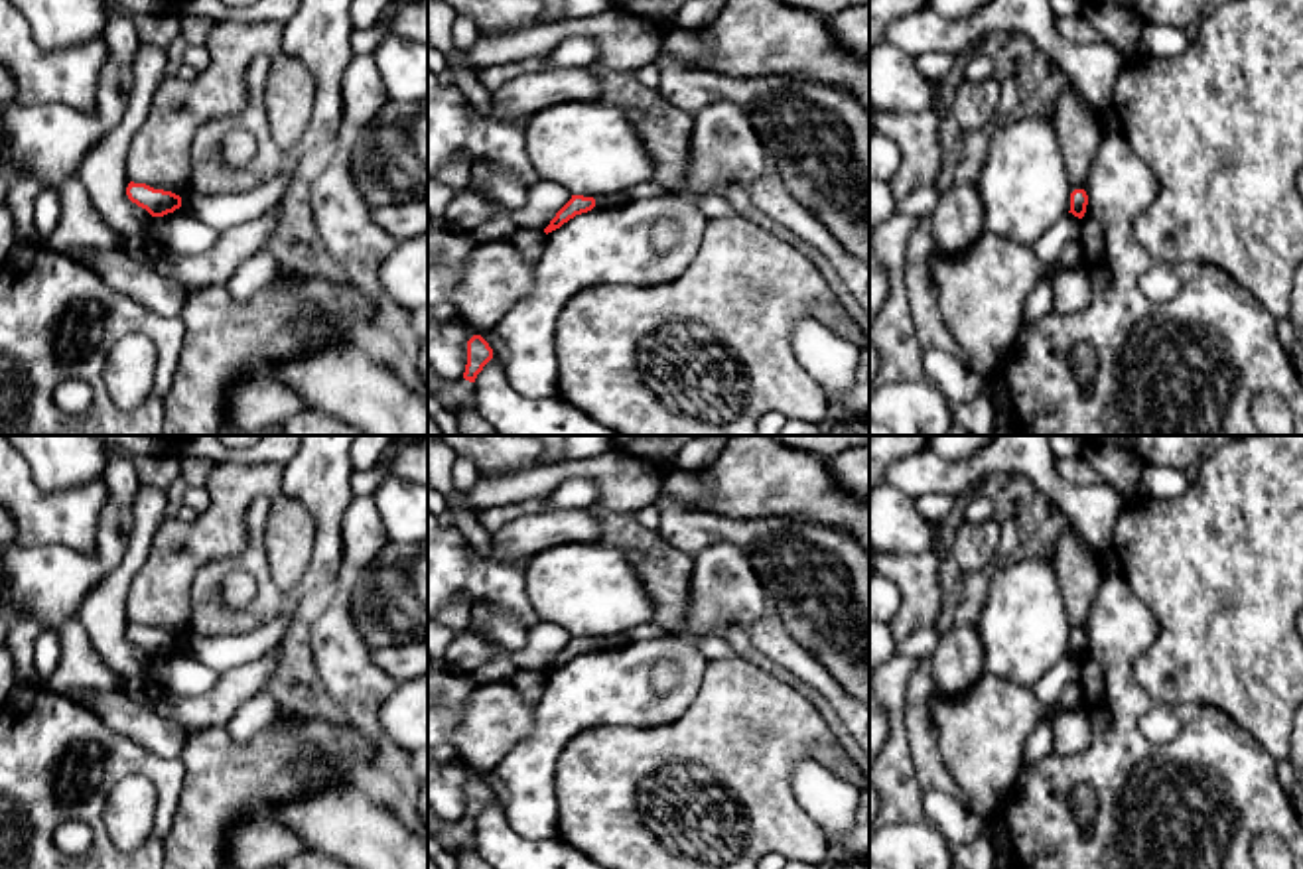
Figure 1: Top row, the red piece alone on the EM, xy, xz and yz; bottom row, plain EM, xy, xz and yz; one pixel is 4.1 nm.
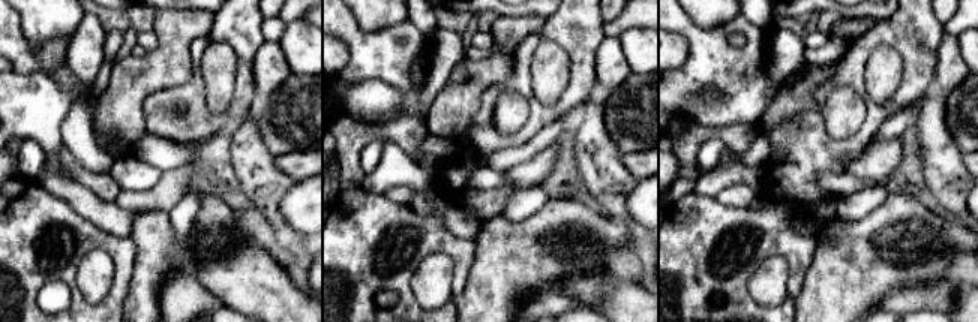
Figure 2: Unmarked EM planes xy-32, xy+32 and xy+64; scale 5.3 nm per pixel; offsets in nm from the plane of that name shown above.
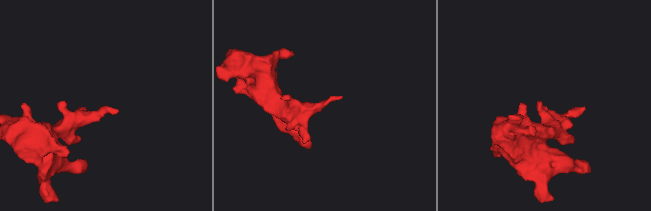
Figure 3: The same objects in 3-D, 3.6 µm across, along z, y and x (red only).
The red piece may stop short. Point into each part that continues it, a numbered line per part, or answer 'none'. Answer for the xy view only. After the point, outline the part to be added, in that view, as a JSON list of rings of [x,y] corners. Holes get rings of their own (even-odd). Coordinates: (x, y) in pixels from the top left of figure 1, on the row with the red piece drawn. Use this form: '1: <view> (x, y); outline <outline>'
none

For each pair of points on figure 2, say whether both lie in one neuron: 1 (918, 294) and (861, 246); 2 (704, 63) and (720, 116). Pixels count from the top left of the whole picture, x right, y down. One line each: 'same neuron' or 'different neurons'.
1: different neurons
2: same neuron

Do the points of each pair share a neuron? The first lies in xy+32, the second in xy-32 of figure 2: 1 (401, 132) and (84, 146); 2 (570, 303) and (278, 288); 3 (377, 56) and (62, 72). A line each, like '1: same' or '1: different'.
1: same
2: different
3: different

